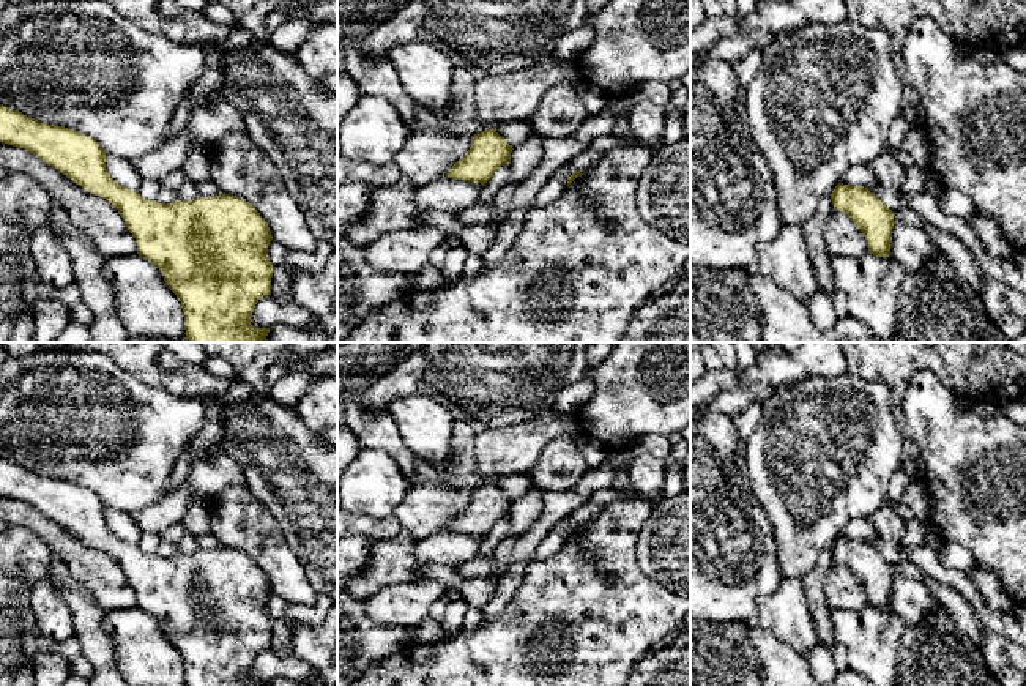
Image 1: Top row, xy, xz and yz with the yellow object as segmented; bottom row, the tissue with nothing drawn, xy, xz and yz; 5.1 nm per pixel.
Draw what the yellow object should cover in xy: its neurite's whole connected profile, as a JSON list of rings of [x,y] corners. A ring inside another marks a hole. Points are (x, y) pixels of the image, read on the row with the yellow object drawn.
[[[0,104],[0,142],[24,148],[39,159],[55,167],[93,196],[110,202],[125,219],[128,230],[137,243],[137,254],[154,263],[167,282],[169,289],[183,304],[184,330],[189,342],[262,342],[270,328],[251,325],[251,315],[260,298],[271,295],[273,265],[268,257],[268,246],[273,240],[266,221],[244,199],[219,194],[213,197],[197,197],[189,202],[175,200],[159,203],[143,199],[139,191],[118,185],[106,169],[106,151],[99,144],[74,129],[39,123],[17,110]]]

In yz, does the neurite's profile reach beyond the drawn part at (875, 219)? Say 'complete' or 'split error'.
complete

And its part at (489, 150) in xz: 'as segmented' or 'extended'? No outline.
as segmented

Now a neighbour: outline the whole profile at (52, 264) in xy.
[[[46,222],[32,235],[30,254],[38,281],[63,289],[74,282],[71,257]]]

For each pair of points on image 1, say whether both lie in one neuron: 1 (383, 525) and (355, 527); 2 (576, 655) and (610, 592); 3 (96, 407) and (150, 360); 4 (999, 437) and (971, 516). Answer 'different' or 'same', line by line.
1: same
2: same
3: different
4: same

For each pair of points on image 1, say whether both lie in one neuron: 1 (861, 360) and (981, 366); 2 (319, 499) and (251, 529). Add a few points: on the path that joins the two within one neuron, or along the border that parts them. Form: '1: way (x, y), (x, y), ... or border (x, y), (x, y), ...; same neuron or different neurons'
1: way (891, 358), (951, 358); same neuron
2: border (251, 489), (270, 511), (292, 551); different neurons

